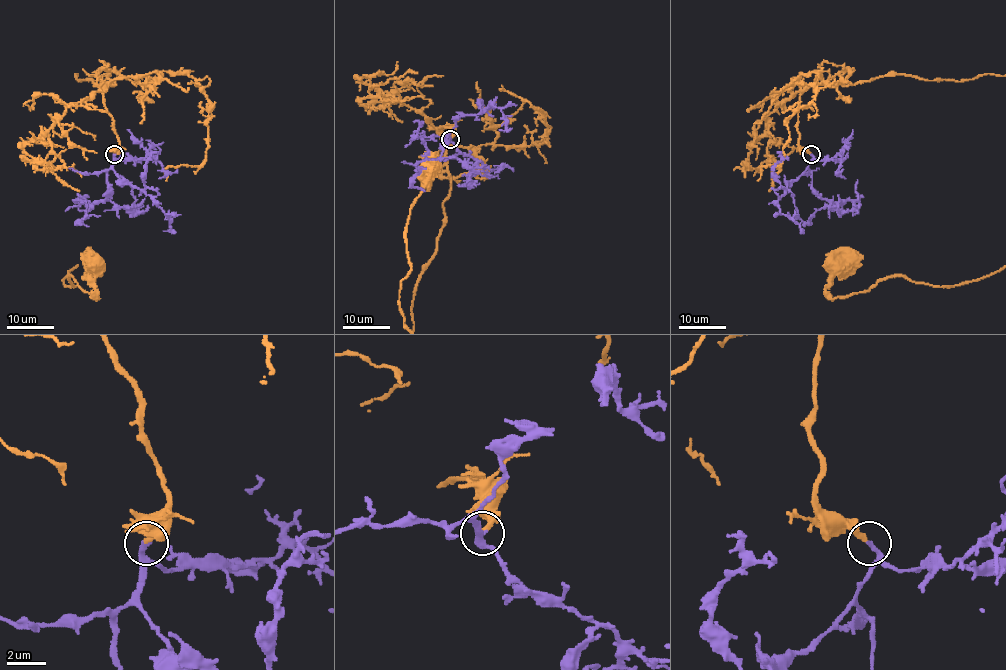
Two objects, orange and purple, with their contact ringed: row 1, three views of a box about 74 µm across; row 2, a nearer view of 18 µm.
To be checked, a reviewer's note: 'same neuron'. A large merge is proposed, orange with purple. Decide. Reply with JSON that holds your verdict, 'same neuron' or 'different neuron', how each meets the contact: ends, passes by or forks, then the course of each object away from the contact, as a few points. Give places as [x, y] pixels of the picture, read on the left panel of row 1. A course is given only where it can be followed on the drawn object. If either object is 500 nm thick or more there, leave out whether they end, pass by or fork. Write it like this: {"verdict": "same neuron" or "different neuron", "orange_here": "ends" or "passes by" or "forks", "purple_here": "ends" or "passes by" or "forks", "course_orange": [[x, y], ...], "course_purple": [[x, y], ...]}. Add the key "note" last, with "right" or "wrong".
{"verdict": "same neuron", "orange_here": "ends", "purple_here": "ends", "course_purple": [[114, 154], [107, 171], [105, 199], [136, 212], [132, 188], [121, 179]], "note": "right"}

